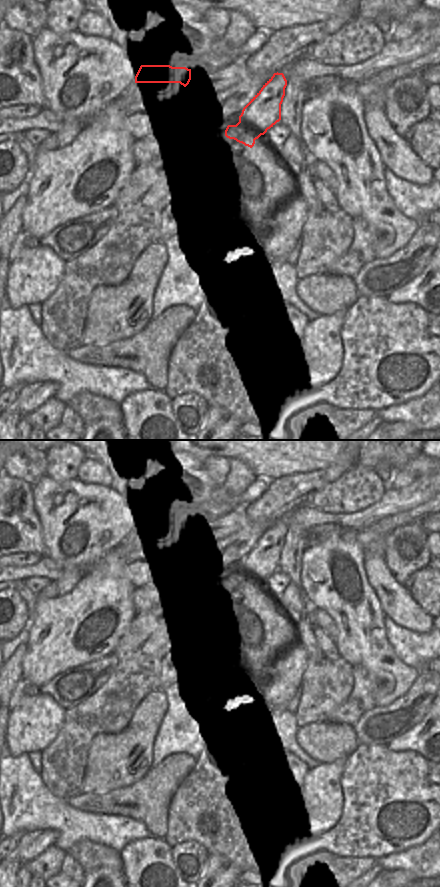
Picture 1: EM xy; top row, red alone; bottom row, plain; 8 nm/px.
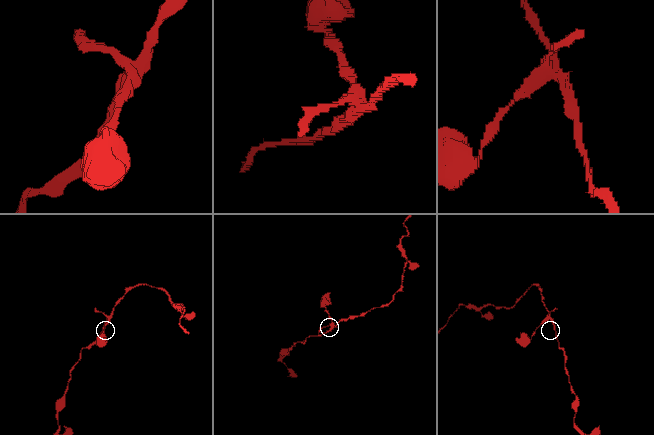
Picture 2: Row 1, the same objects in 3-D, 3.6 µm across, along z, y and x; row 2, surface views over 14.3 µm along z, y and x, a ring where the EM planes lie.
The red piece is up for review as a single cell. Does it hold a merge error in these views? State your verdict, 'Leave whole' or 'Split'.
Split

